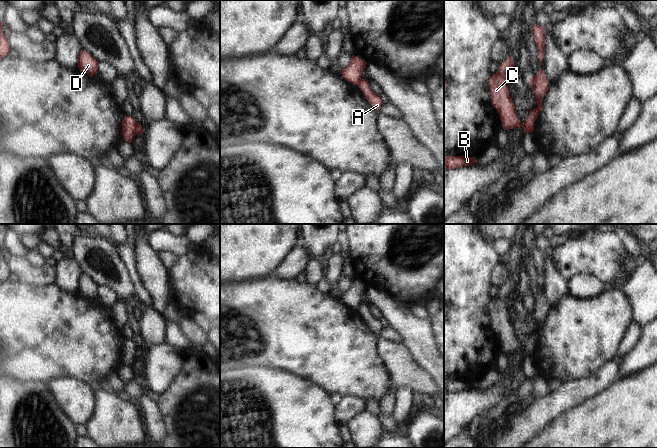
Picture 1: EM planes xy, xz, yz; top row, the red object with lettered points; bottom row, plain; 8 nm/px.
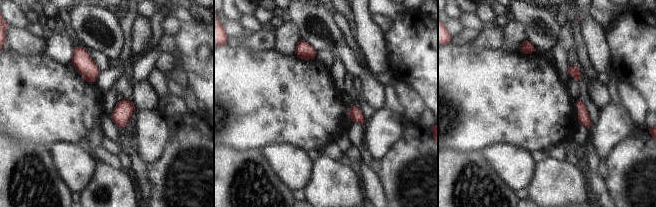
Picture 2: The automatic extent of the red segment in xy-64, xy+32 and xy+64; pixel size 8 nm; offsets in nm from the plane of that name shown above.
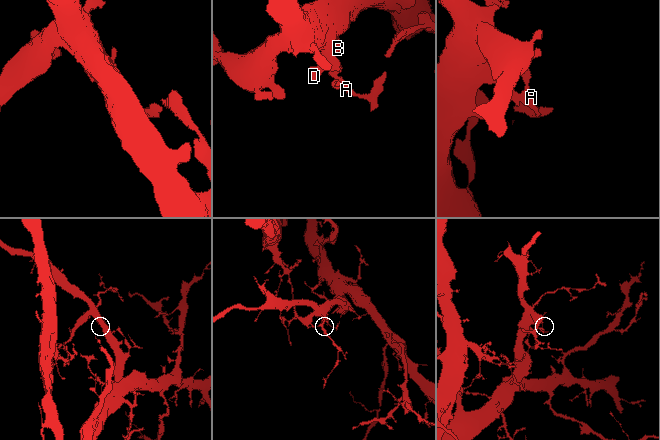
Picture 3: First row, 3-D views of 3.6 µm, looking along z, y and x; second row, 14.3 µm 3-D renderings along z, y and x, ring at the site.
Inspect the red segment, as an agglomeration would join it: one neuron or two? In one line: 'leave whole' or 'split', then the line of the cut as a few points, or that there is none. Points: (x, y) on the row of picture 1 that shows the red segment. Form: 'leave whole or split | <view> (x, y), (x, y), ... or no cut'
split | xy (134, 122), (136, 133)

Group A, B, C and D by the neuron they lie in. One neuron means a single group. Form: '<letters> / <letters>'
A / B C D

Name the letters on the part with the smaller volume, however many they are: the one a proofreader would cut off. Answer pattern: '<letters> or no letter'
A

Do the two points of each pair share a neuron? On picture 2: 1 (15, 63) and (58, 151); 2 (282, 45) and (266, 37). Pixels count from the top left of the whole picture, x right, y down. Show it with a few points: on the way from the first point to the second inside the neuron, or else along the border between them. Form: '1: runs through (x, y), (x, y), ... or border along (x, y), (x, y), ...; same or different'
1: border along (77, 144), (57, 142), (47, 146); different
2: border along (274, 29), (275, 46), (272, 49); different

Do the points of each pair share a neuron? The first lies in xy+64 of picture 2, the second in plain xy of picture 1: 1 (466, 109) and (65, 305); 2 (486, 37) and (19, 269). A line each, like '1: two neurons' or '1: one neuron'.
1: one neuron
2: one neuron

